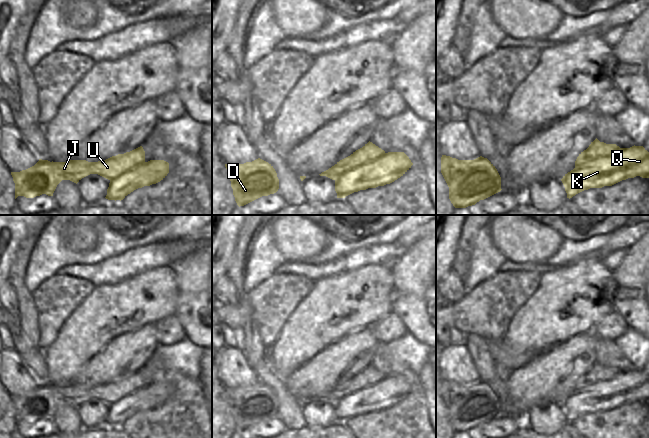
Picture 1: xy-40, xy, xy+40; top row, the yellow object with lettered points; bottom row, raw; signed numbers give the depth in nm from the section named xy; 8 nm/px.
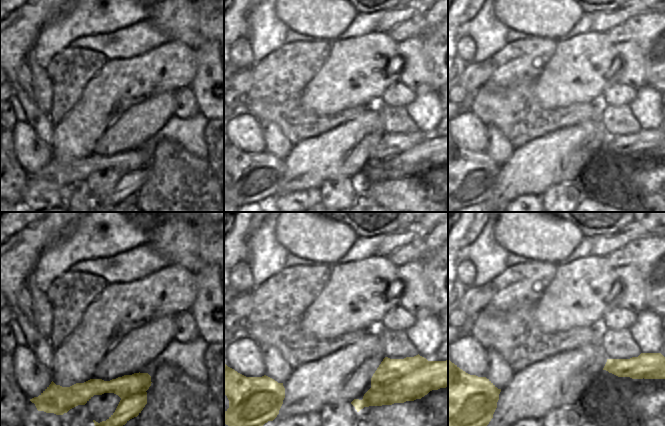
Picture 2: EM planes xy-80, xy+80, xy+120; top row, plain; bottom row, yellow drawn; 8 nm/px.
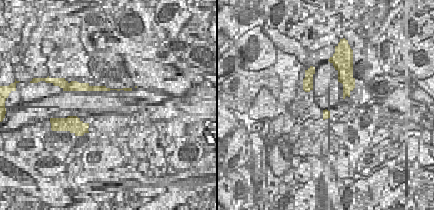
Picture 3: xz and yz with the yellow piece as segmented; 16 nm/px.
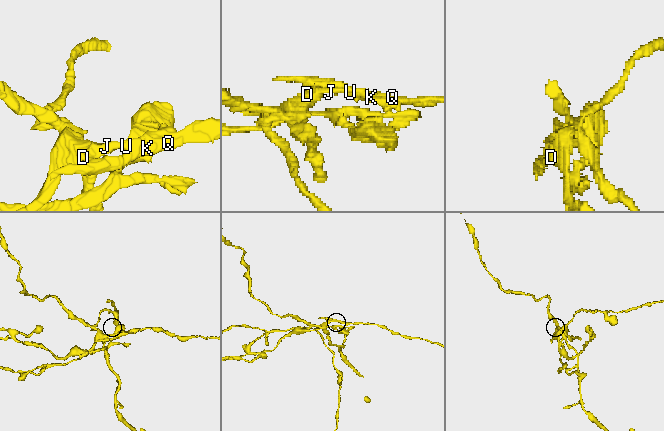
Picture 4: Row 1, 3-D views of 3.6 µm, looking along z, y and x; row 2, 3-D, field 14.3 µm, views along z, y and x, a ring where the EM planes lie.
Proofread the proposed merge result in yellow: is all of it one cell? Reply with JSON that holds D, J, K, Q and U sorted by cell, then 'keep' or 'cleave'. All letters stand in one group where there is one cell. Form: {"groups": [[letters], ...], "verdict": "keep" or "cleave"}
{"groups": [["D", "J", "U"], ["K", "Q"]], "verdict": "cleave"}

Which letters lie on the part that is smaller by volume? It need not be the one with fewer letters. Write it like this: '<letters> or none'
K, Q

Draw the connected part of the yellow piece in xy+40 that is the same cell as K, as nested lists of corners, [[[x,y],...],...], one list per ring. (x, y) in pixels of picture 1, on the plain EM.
[[[634,369],[574,392],[561,405],[570,423],[584,414],[612,410],[636,400],[649,402],[649,376],[643,370]]]

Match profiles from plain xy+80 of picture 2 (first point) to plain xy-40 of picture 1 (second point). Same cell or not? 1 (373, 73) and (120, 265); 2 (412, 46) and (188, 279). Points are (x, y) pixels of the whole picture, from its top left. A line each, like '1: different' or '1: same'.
1: different
2: same

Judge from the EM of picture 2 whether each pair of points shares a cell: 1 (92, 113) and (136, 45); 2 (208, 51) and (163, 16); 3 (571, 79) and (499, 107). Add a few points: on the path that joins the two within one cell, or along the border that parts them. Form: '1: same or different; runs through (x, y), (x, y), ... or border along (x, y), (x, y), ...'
1: different; border along (150, 49), (129, 58), (112, 58), (107, 61)
2: different; border along (213, 40), (208, 40), (195, 49)
3: different; border along (536, 79), (536, 99), (542, 106), (553, 108)

